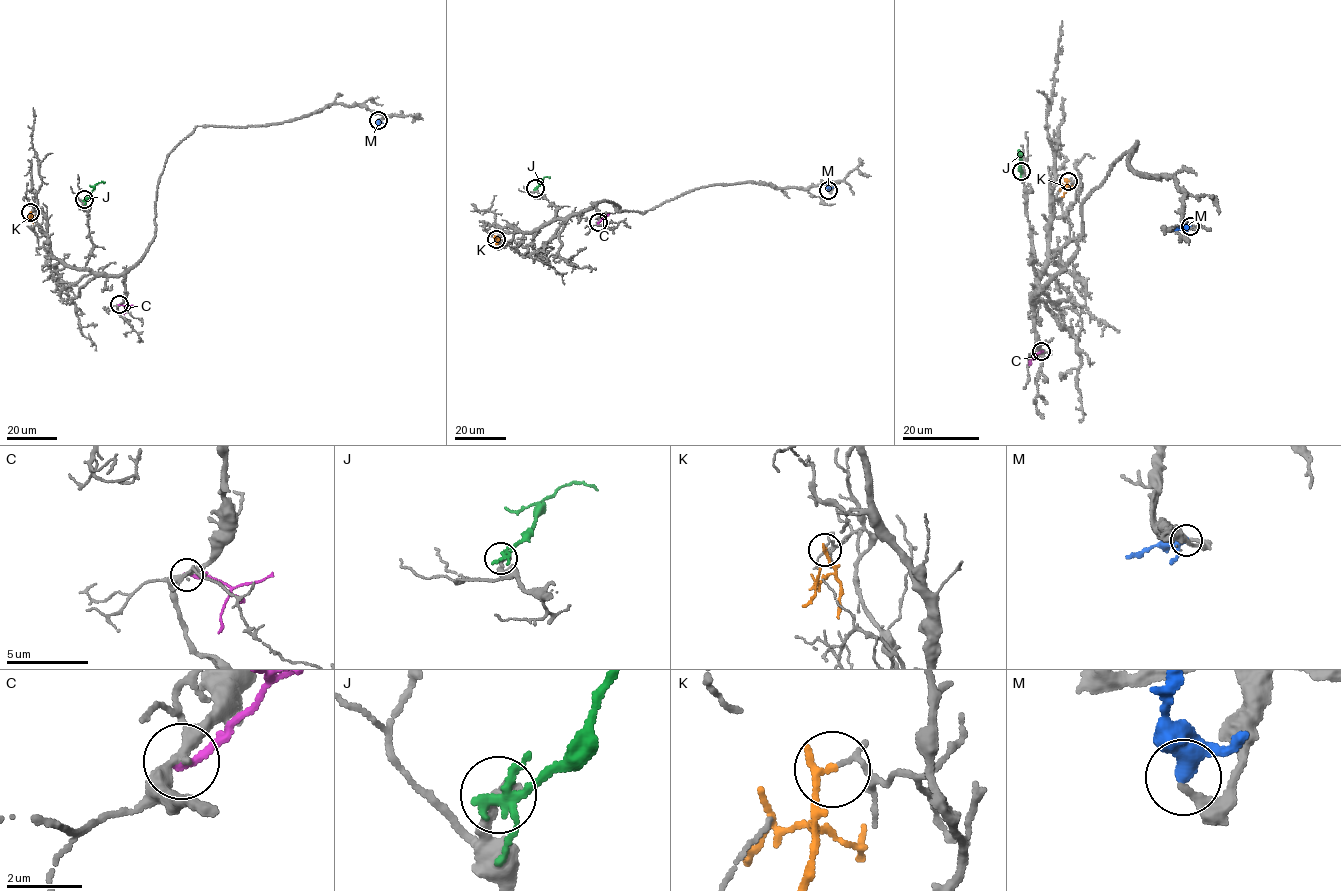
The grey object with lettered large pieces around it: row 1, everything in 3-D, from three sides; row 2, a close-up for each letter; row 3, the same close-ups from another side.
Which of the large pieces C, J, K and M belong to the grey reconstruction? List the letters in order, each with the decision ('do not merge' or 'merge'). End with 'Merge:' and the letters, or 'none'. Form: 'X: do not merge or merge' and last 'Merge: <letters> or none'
C: do not merge
J: do not merge
K: do not merge
M: do not merge
Merge: none

